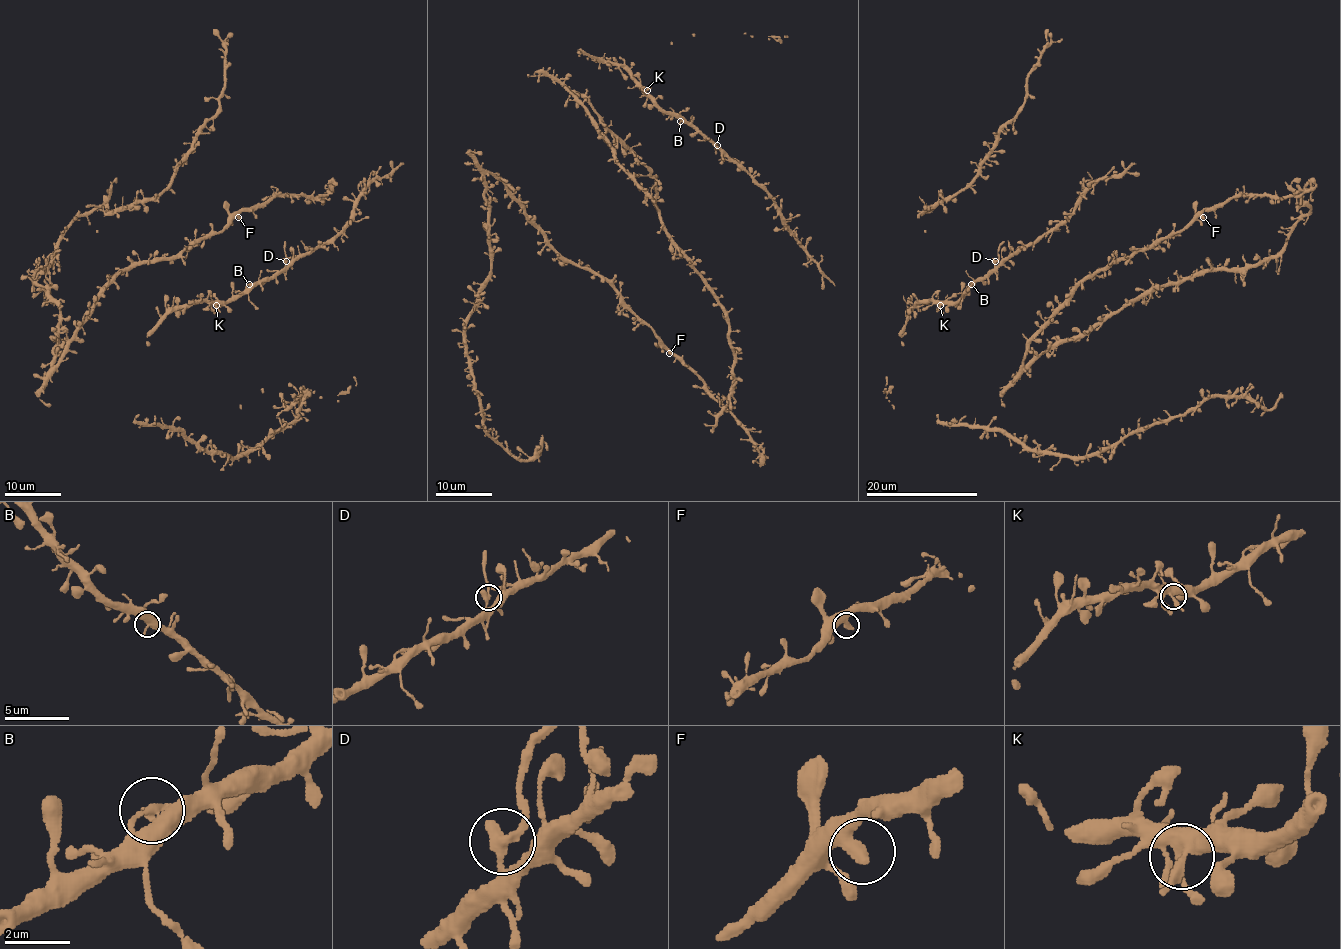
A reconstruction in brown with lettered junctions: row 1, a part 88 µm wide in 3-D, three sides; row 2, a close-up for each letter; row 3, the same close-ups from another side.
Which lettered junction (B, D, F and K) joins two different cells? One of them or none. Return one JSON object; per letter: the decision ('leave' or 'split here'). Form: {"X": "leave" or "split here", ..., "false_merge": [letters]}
{"B": "leave", "D": "split here", "F": "leave", "K": "leave", "false_merge": ["D"]}

